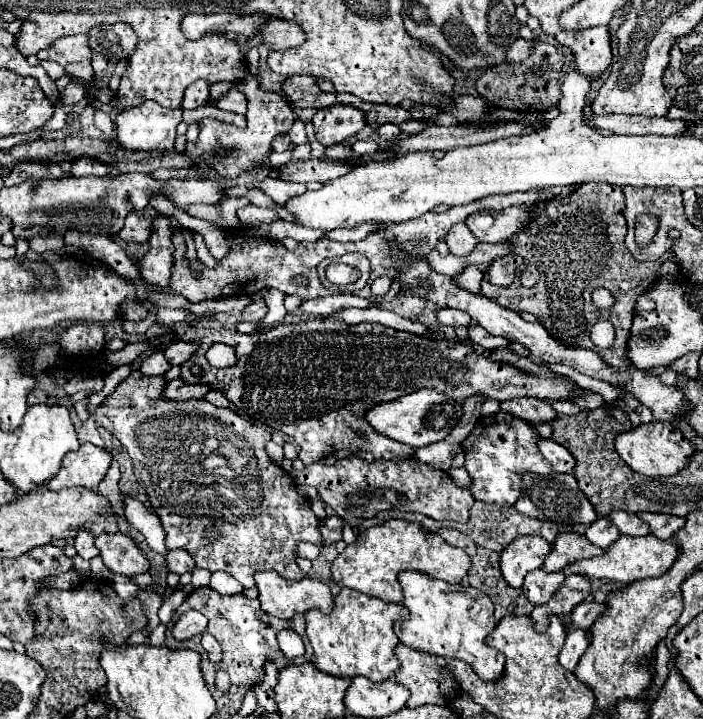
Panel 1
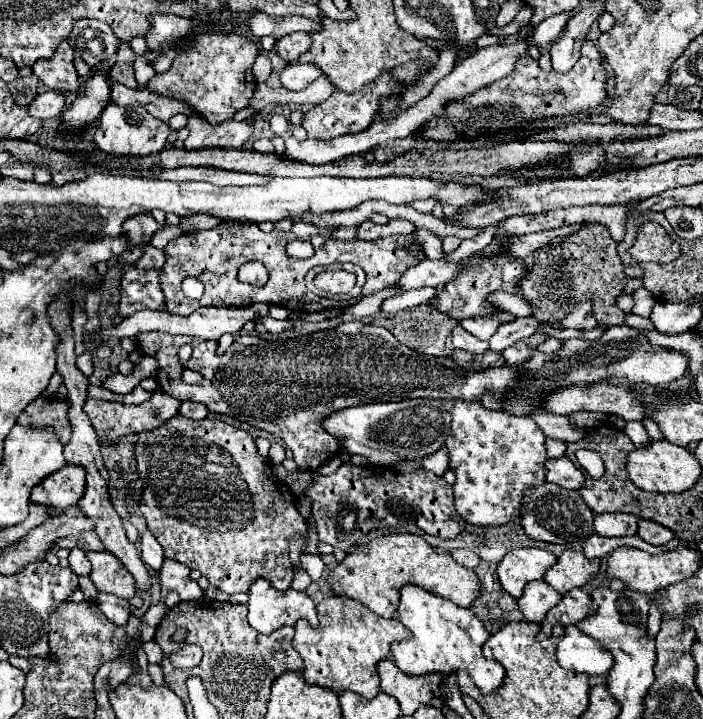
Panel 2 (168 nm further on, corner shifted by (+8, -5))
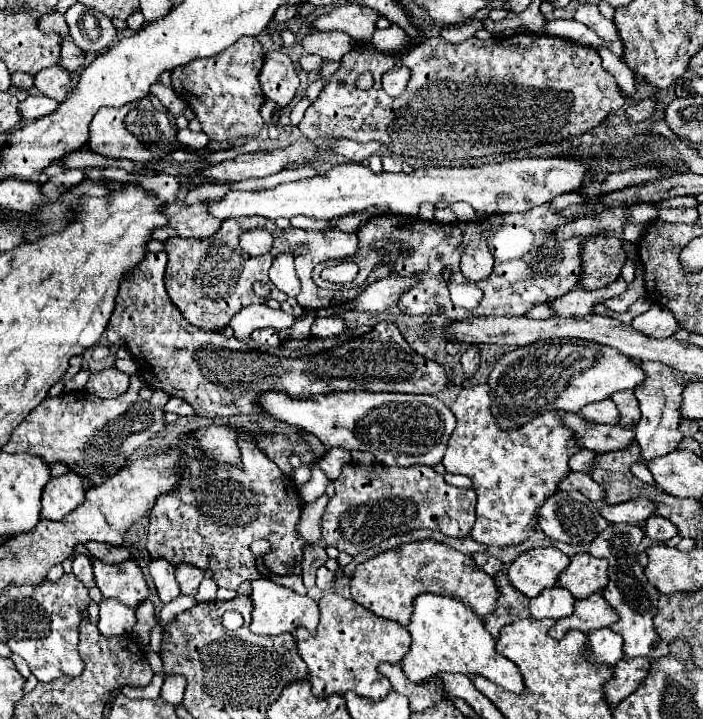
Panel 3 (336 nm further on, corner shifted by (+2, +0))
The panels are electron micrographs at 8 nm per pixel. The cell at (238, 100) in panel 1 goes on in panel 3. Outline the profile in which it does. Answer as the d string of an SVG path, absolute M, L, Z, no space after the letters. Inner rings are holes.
M61 65L45 67L35 75L35 87L43 95L53 97L63 103L63 99L69 95L69 91L73 87L73 73Z

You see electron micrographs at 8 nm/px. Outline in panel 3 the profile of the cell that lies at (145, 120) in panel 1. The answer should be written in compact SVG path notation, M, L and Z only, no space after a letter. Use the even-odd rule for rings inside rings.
M145 97L123 107L103 107L99 115L91 121L89 149L105 157L131 159L135 163L149 163L157 157L157 151L163 153L177 149L177 131L171 127L165 113L157 111L155 105Z

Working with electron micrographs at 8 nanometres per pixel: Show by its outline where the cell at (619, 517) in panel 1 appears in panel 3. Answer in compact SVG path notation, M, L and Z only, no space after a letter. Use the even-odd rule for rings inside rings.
M643 497L621 505L605 505L601 509L601 517L607 523L629 523L629 525L643 523L645 519L649 519L651 513L655 513L655 505Z

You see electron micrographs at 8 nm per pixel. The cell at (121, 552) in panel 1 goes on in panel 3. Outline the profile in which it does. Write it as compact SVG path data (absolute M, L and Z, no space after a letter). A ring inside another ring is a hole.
M95 559L93 569L95 585L101 589L103 597L115 597L133 609L137 609L137 605L149 597L145 577L133 559L125 559L113 565Z

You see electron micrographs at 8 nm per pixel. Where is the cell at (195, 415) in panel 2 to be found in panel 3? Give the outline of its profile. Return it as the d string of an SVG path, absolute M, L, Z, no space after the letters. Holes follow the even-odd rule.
M171 397L169 403L167 403L163 409L169 411L169 413L177 413L177 415L181 415L181 417L195 413L195 409L193 409L185 399L181 399L181 397Z

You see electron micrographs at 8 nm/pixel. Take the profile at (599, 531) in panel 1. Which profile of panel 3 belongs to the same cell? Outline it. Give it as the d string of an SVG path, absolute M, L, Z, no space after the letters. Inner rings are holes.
M609 525L591 543L589 553L593 557L609 559L609 583L603 589L603 597L619 615L619 621L613 623L609 629L623 637L625 657L657 659L661 655L667 655L669 647L657 635L657 631L653 627L653 615L657 611L659 591L651 583L647 583L647 579L643 575L643 567L639 565L639 543L641 543L641 539L643 539L643 531L637 525Z

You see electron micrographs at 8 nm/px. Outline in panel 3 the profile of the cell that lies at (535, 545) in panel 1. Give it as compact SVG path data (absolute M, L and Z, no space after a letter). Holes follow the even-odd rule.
M555 547L529 549L519 555L507 569L507 577L515 589L527 597L537 597L543 589L557 583L559 573L569 565L569 557Z

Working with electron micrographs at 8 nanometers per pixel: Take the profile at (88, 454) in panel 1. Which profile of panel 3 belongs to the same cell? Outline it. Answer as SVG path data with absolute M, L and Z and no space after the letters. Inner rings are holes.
M69 471L61 477L53 477L43 489L41 517L59 521L69 511L79 507L83 499L85 499L85 487L83 487L83 479L77 473Z

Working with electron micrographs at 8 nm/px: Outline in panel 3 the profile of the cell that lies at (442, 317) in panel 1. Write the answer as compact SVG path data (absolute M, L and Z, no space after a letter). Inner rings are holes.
M469 345L469 349L461 355L461 365L465 369L465 377L471 377L477 371L479 359L481 359L481 355L479 355L477 345Z

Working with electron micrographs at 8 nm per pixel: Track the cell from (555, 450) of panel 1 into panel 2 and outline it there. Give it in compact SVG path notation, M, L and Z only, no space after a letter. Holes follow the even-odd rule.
M551 458L545 464L547 482L555 482L567 490L581 490L585 476L569 458Z

